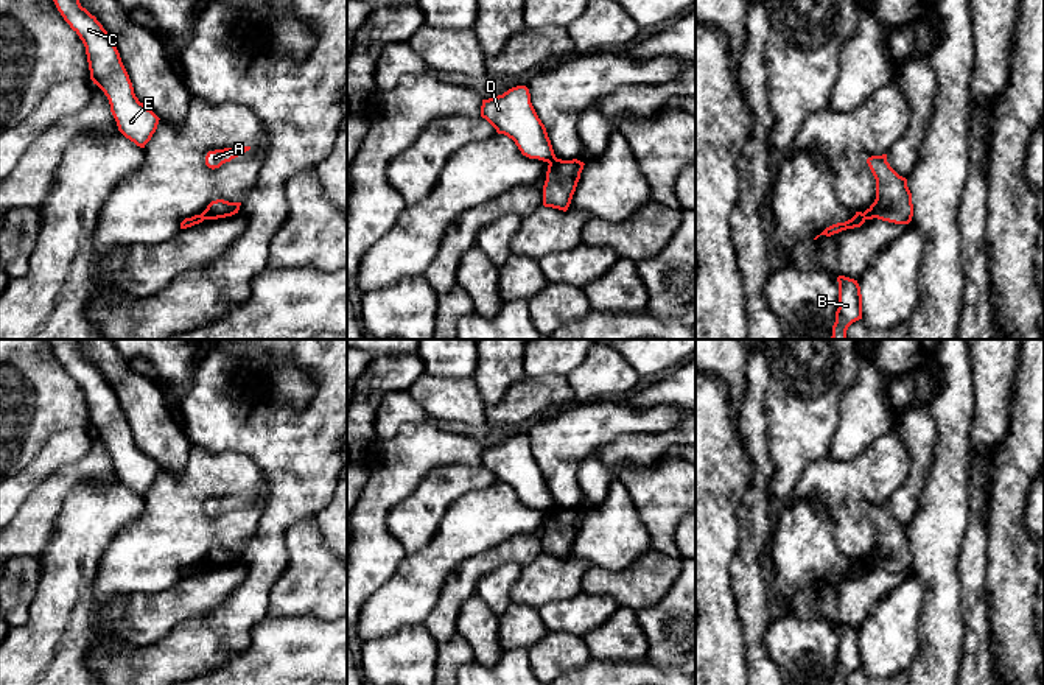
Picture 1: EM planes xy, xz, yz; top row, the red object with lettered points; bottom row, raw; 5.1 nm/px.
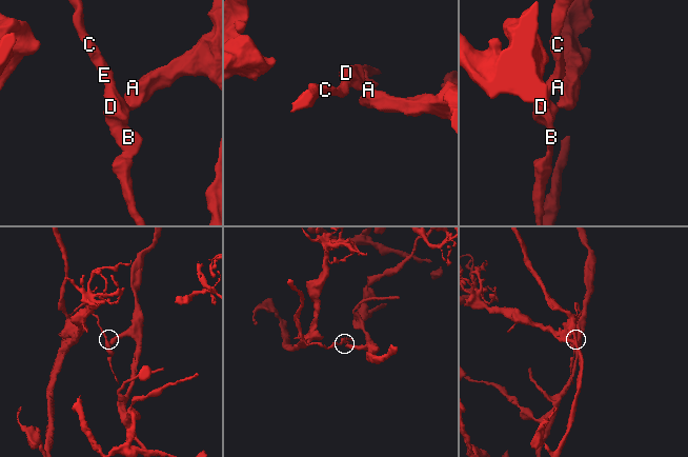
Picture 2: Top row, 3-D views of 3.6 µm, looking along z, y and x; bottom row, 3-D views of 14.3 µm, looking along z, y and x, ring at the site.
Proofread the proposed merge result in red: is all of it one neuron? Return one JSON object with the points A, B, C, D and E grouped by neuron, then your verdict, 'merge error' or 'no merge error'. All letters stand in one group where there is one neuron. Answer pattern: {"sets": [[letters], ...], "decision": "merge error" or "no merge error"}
{"sets": [["A"], ["B", "C", "D", "E"]], "decision": "merge error"}

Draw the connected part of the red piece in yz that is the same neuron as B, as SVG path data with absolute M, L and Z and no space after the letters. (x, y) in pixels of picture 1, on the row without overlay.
M839 624L839 657L832 674L832 685L846 685L848 676L862 668L862 643L857 629Z

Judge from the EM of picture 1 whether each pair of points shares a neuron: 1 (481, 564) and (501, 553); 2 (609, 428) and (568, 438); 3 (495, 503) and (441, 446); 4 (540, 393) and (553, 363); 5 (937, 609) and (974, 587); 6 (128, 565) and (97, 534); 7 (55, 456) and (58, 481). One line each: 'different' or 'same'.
1: same
2: same
3: different
4: different
5: different
6: different
7: different

